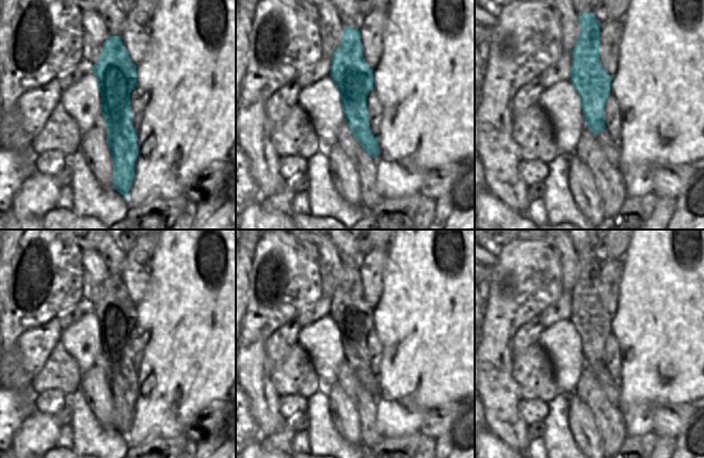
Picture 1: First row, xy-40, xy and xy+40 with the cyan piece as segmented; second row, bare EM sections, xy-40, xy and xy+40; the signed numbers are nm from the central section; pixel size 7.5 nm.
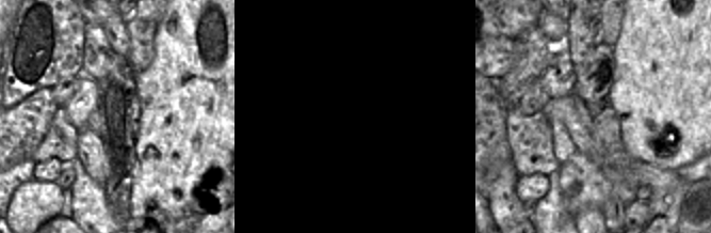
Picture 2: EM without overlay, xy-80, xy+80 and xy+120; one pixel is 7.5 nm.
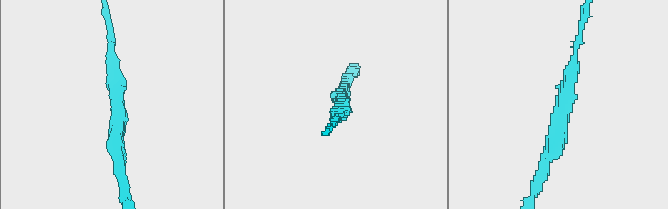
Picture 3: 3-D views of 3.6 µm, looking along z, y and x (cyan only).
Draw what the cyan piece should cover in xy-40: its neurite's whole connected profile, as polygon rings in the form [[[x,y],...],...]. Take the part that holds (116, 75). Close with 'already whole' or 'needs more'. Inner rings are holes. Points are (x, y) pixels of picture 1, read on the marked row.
[[[109,35],[98,61],[92,66],[100,93],[100,108],[107,125],[107,144],[113,161],[113,189],[128,202],[139,155],[139,138],[132,125],[130,93],[137,88],[137,66],[122,36]]]; already whole

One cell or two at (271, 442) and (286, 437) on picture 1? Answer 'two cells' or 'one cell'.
one cell

